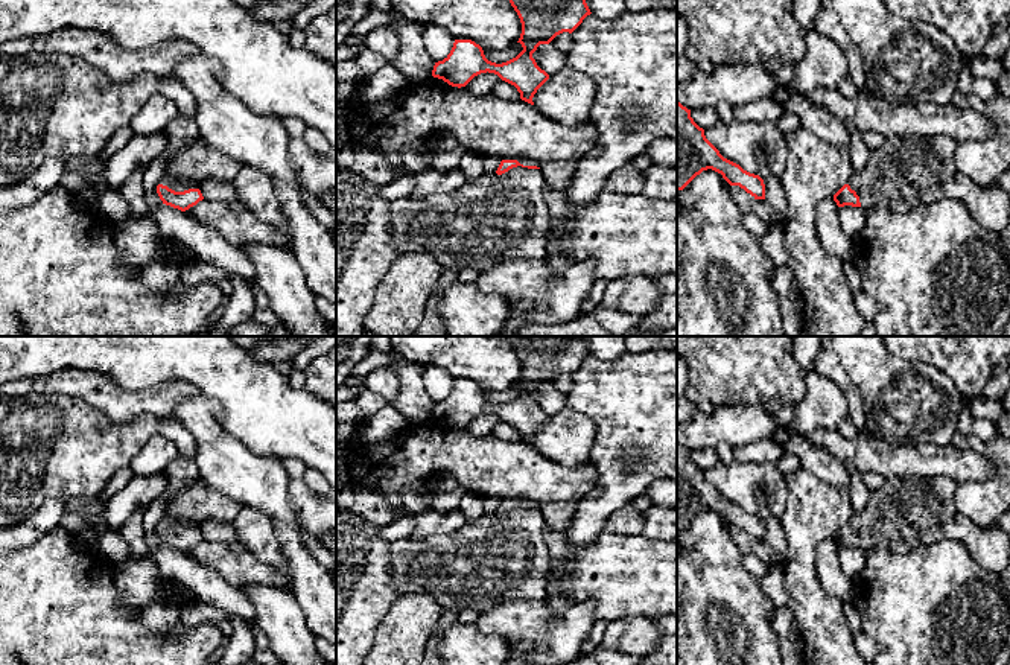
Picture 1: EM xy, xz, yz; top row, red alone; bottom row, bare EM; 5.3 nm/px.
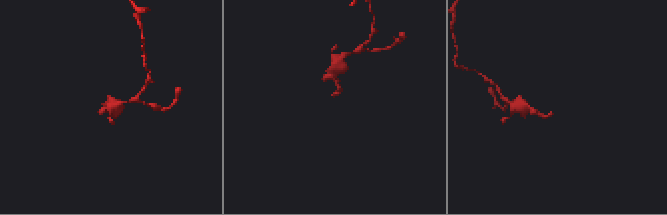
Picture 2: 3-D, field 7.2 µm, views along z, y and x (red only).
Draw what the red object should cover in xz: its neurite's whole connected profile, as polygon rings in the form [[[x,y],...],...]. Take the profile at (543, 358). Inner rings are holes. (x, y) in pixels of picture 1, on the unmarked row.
[[[508,336],[508,341],[522,364],[517,383],[523,391],[516,399],[496,405],[485,399],[475,382],[455,380],[450,394],[435,403],[432,417],[461,429],[481,414],[494,414],[514,426],[522,441],[534,446],[532,438],[549,415],[537,406],[532,394],[557,376],[572,374],[592,353],[584,336]]]

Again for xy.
[[[167,517],[160,520],[157,534],[163,545],[181,552],[189,551],[204,540],[198,525],[181,525],[179,522]]]

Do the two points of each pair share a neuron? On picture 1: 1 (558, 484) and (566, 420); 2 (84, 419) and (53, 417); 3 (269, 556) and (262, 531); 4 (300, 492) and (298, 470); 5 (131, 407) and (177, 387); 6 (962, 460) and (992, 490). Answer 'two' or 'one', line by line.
1: two
2: one
3: one
4: two
5: one
6: two

